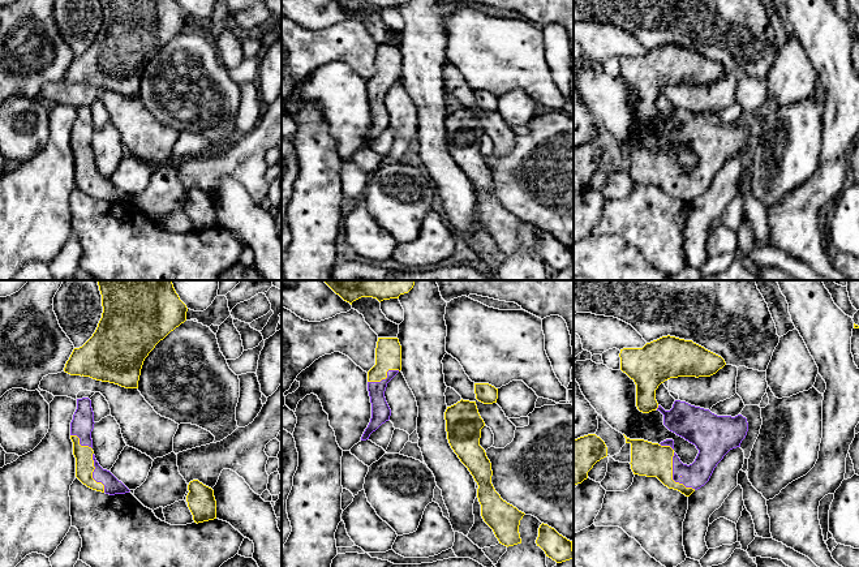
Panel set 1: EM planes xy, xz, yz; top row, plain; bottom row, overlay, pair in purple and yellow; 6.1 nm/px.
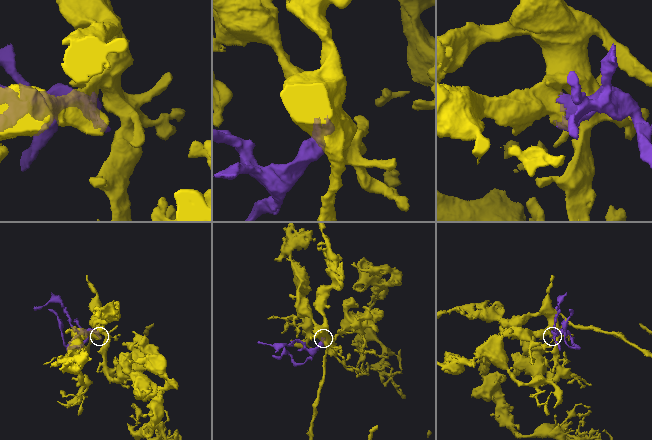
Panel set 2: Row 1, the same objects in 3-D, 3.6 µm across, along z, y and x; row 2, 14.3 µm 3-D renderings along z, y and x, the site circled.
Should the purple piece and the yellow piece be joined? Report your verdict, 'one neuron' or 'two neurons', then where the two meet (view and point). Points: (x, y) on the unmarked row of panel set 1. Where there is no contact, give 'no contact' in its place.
one neuron | yz (673, 185)

